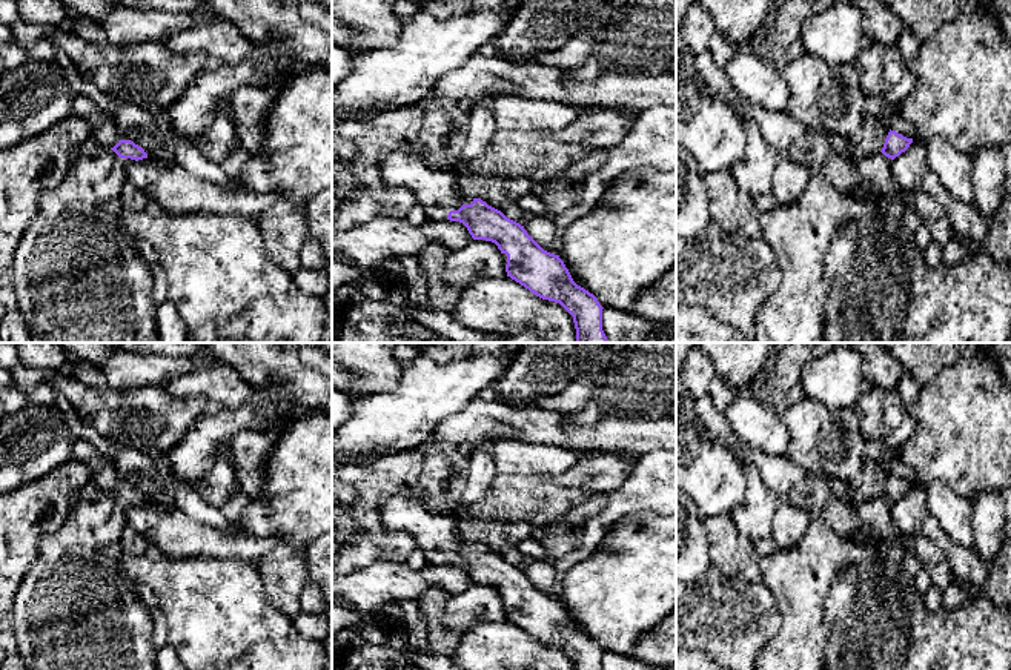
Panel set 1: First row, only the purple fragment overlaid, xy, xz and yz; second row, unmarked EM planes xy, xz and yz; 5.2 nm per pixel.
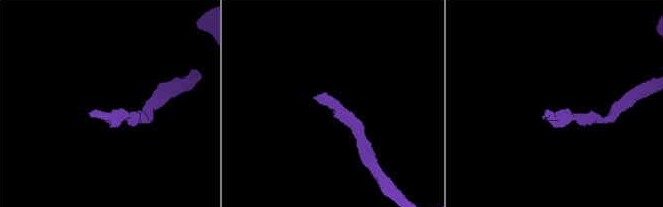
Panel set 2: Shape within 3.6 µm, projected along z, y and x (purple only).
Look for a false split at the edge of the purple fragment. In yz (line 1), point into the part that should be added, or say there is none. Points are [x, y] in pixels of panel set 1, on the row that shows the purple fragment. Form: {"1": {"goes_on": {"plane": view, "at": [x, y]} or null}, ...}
{"1": {"goes_on": {"plane": "yz", "at": [881, 291]}}}

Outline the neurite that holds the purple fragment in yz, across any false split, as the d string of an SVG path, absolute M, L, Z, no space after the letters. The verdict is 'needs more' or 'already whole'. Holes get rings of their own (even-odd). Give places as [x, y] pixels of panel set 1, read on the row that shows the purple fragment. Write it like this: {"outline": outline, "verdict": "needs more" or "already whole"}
{"outline": "M888 132L880 152L853 160L862 180L851 195L873 204L876 215L853 220L836 232L825 258L830 283L822 320L827 343L1009 343L1011 266L974 249L957 266L928 266L903 224L905 207L890 166L913 138Z", "verdict": "needs more"}

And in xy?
{"outline": "M88 138L61 183L40 195L35 218L14 252L12 270L17 301L29 343L163 343L152 300L152 269L135 247L135 238L121 221L121 187L131 161L148 158L143 148L120 140L114 148Z", "verdict": "needs more"}

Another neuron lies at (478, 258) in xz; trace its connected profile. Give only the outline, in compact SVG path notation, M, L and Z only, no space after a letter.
M472 240L464 247L450 250L446 260L443 281L466 290L481 278L507 277L501 250L492 241Z

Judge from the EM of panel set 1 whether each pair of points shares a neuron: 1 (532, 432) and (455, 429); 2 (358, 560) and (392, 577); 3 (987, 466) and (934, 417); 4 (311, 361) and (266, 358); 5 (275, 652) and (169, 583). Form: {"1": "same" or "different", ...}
{"1": "same", "2": "different", "3": "same", "4": "different", "5": "same"}

